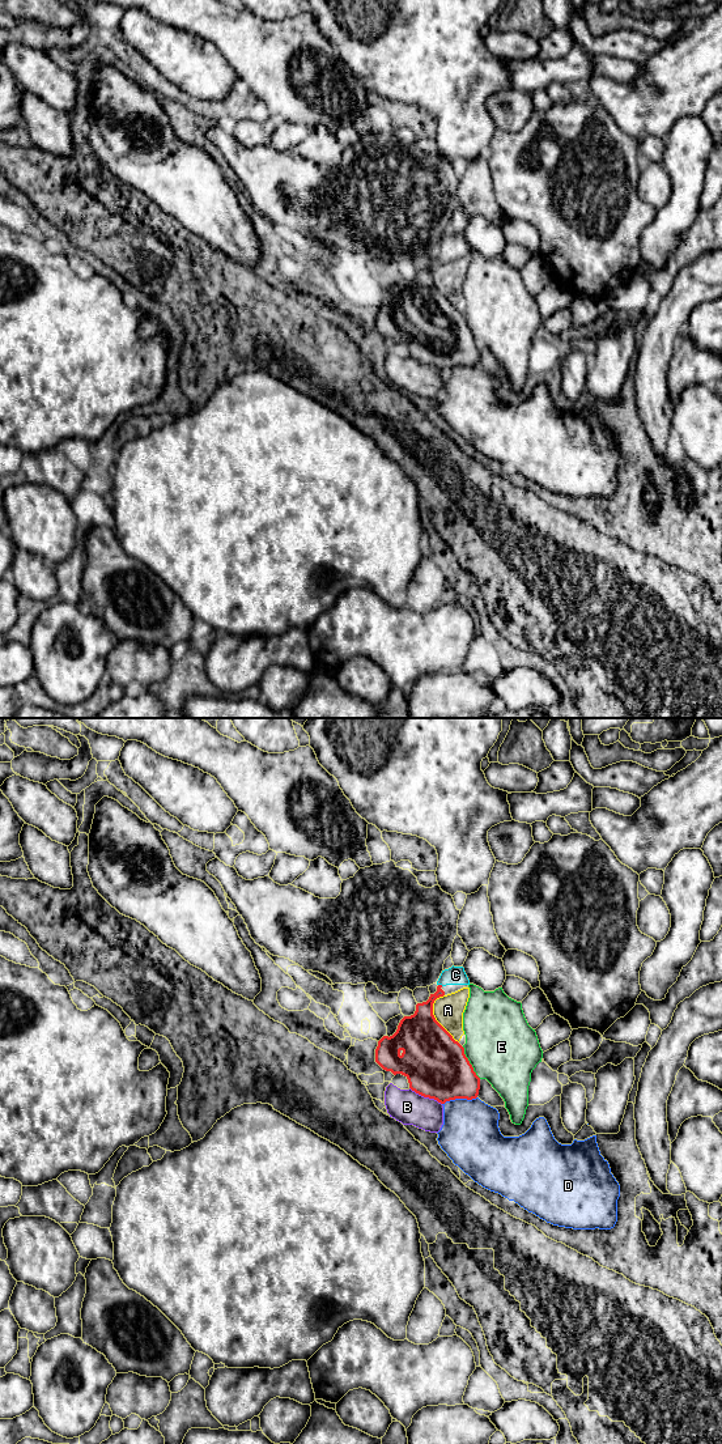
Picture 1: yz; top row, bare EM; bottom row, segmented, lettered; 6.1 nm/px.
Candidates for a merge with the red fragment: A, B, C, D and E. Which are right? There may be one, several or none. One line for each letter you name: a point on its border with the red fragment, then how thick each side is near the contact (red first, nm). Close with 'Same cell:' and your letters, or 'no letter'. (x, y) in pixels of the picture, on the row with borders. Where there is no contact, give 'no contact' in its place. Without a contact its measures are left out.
C: yz (441, 985) | 150/110 nm
Same cell: C

